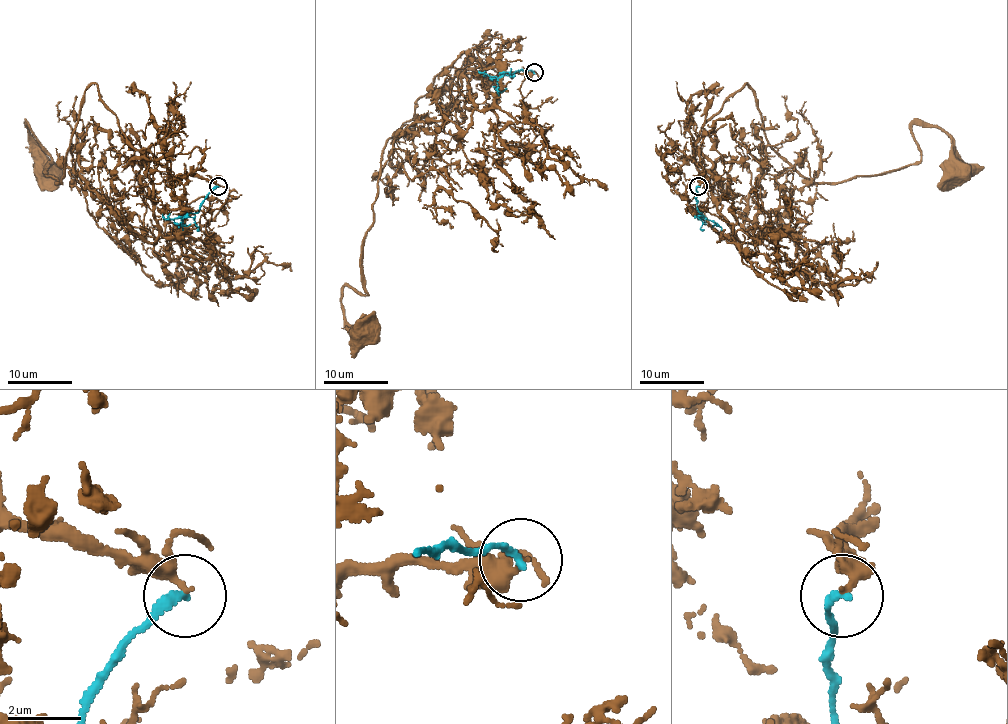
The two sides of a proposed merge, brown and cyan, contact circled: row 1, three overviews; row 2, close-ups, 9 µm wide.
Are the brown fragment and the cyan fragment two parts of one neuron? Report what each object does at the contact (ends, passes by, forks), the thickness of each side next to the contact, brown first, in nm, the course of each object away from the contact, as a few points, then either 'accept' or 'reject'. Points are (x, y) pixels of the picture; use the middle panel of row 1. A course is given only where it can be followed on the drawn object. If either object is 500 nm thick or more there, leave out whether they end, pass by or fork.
brown ends; cyan ends; calibres 320 and 200 nm; course brown (534, 73), (489, 86), (447, 68), (387, 141), (364, 239), (368, 294), (343, 288), (343, 317), (359, 335); course cyan (534, 73), (528, 69), (487, 76), (478, 71); reject

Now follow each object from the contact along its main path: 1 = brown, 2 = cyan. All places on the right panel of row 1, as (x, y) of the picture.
1: (699, 186), (694, 144), (745, 84), (813, 183), (920, 160), (914, 124), (943, 131), (961, 174)
2: (699, 186), (695, 191), (697, 208), (702, 218), (697, 213)

